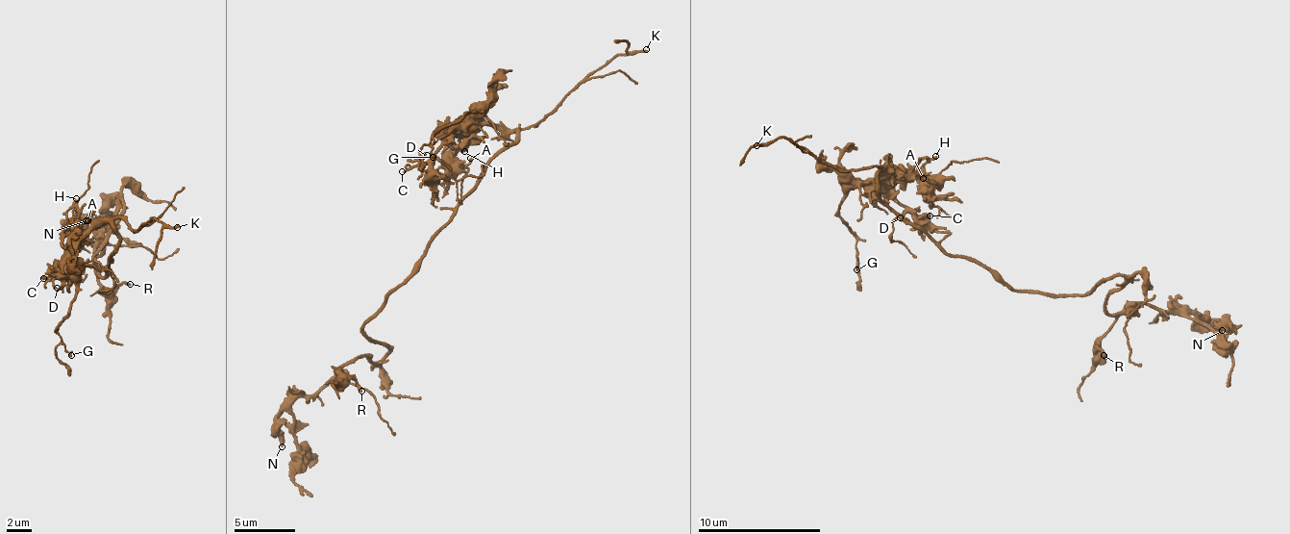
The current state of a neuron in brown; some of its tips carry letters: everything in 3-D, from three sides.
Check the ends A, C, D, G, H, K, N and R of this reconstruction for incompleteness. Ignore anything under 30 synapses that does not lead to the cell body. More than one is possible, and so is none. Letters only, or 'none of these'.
K

